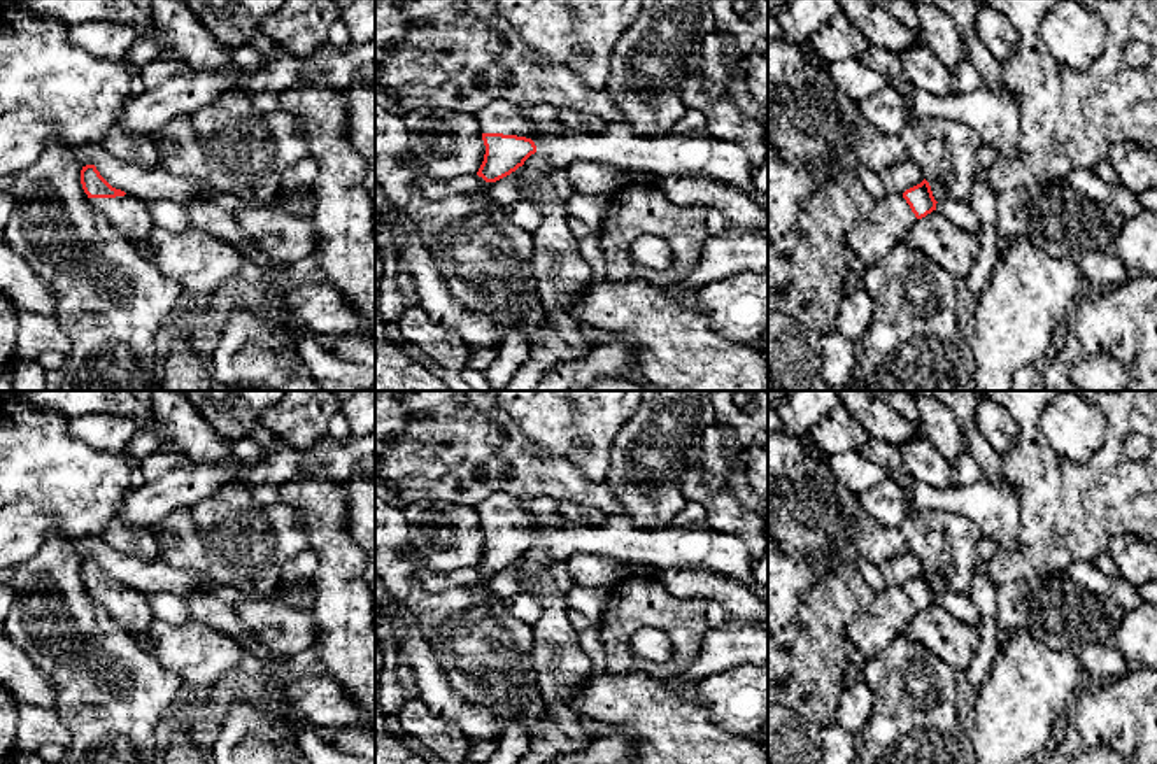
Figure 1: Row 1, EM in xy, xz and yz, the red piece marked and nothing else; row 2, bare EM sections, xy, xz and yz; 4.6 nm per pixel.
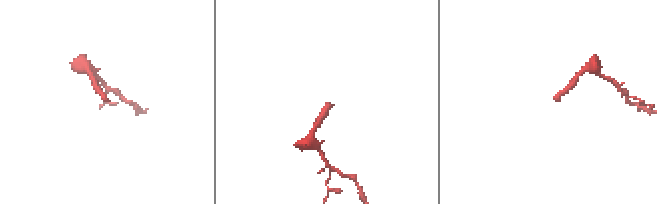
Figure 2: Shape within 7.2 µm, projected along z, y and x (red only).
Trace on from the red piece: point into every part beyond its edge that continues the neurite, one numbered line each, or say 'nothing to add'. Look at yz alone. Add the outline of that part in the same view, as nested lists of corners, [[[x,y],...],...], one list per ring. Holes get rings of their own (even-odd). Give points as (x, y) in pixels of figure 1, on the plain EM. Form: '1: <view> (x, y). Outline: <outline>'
1: yz (870, 633). Outline: [[[887,585],[885,591],[875,592],[871,608],[854,617],[845,629],[845,640],[850,645],[845,687],[861,678],[861,668],[866,661],[885,650],[896,636],[905,633],[917,613],[903,587]]]

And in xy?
1: xy (130, 608). Outline: [[[130,587],[89,594],[128,634],[144,629],[154,619],[147,596]]]

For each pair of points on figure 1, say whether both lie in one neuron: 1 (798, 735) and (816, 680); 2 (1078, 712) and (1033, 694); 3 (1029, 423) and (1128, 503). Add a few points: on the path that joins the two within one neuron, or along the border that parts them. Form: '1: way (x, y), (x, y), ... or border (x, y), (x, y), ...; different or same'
1: border (786, 707), (819, 728); different
2: border (1086, 679), (1064, 707); different
3: way (1038, 452), (1087, 502), (1098, 502); same

